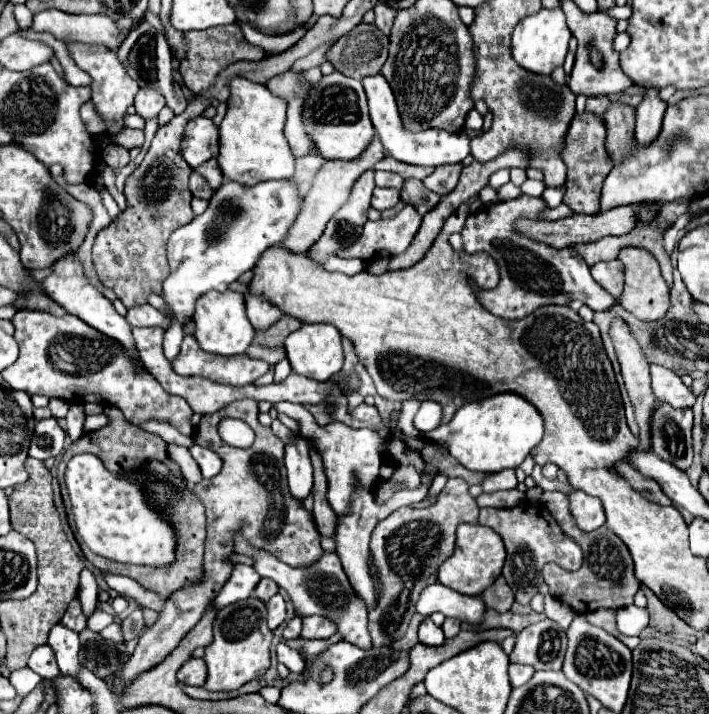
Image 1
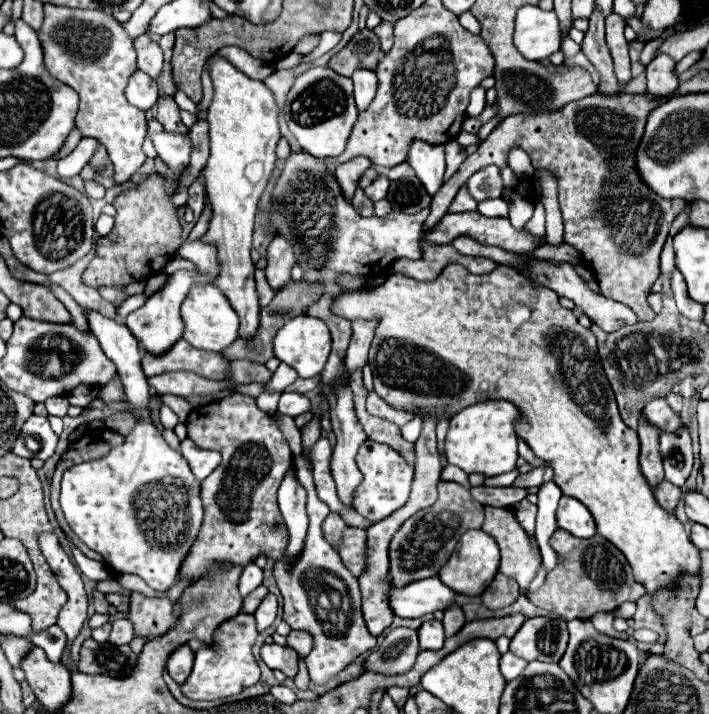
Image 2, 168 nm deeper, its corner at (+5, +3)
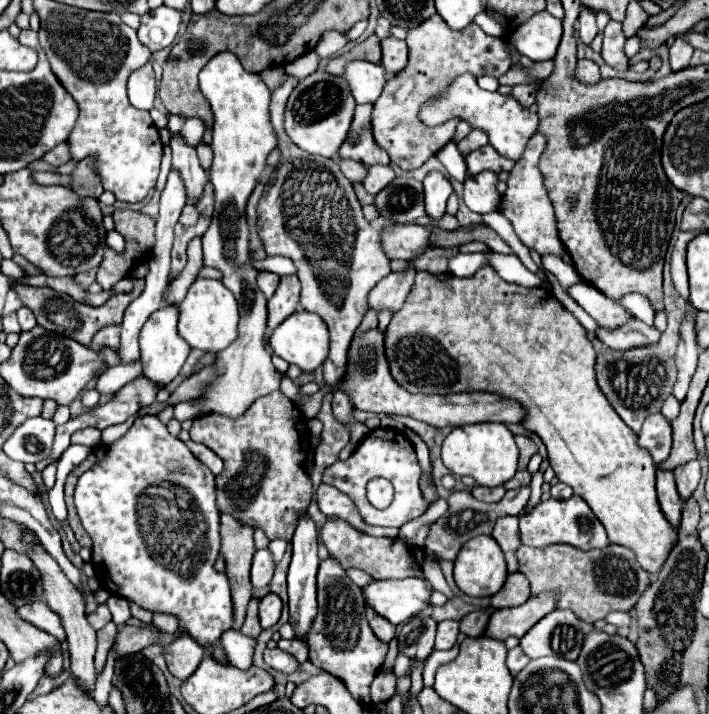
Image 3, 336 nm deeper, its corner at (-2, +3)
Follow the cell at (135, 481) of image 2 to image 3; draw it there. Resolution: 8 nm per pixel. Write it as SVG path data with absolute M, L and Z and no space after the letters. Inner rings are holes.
M145 406L135 416L127 434L113 442L107 456L81 474L75 486L75 508L83 528L93 540L91 562L95 566L95 576L111 594L133 600L151 612L159 610L175 614L179 618L179 628L185 634L195 638L201 646L213 644L213 650L209 650L211 656L225 660L217 640L233 624L233 604L227 576L213 570L213 562L219 556L215 476L179 438L167 432L167 426L157 418L157 414L145 414L143 410ZM151 486L155 486L155 492L149 490Z

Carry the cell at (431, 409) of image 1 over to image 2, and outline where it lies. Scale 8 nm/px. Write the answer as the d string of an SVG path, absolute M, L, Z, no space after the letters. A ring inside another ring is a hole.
M414 416L412 422L408 422L406 426L400 428L400 434L402 434L402 438L404 438L406 442L414 444L414 442L418 440L418 436L420 436L420 428L422 428L422 420L420 420L418 416Z

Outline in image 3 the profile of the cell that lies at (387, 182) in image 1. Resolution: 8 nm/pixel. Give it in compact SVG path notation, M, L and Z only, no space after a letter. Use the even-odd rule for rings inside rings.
M339 160L339 168L351 182L363 182L367 176L367 168L353 160Z

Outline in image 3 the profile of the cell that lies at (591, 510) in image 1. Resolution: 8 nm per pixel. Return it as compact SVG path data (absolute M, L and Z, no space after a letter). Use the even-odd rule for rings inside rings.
M571 496L569 500L549 498L547 502L541 502L535 510L519 518L519 532L521 532L521 542L525 546L547 546L553 542L563 542L581 550L591 550L591 548L603 548L609 544L603 524L591 512L587 502L579 496Z

